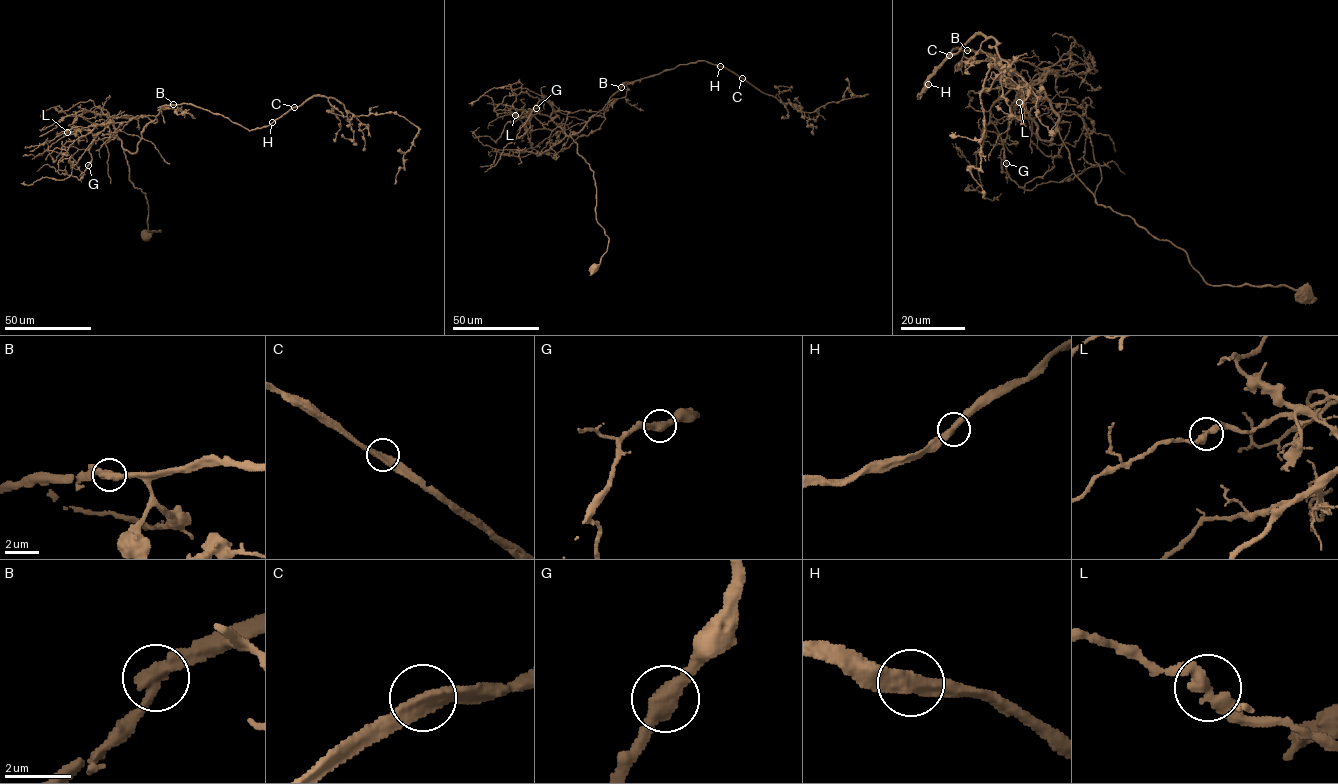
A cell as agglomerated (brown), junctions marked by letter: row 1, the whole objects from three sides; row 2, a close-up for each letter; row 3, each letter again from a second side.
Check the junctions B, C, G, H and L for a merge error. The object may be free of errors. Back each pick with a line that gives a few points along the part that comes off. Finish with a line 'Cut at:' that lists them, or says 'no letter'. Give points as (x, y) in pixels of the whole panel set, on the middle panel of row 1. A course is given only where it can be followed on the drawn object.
B: Course of the part to remove: (621, 87), (701, 61), (728, 68), (803, 112), (866, 94), (851, 95), (847, 89), (842, 97)
Cut at: B

